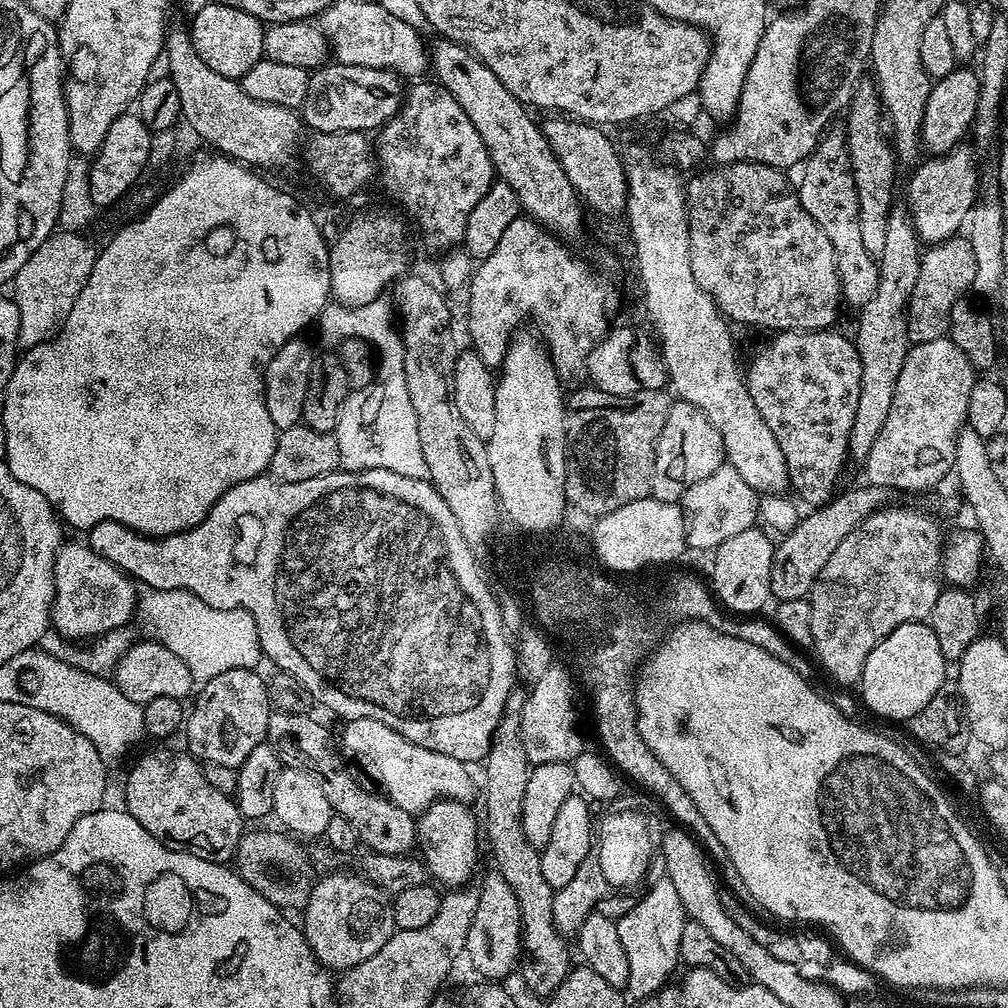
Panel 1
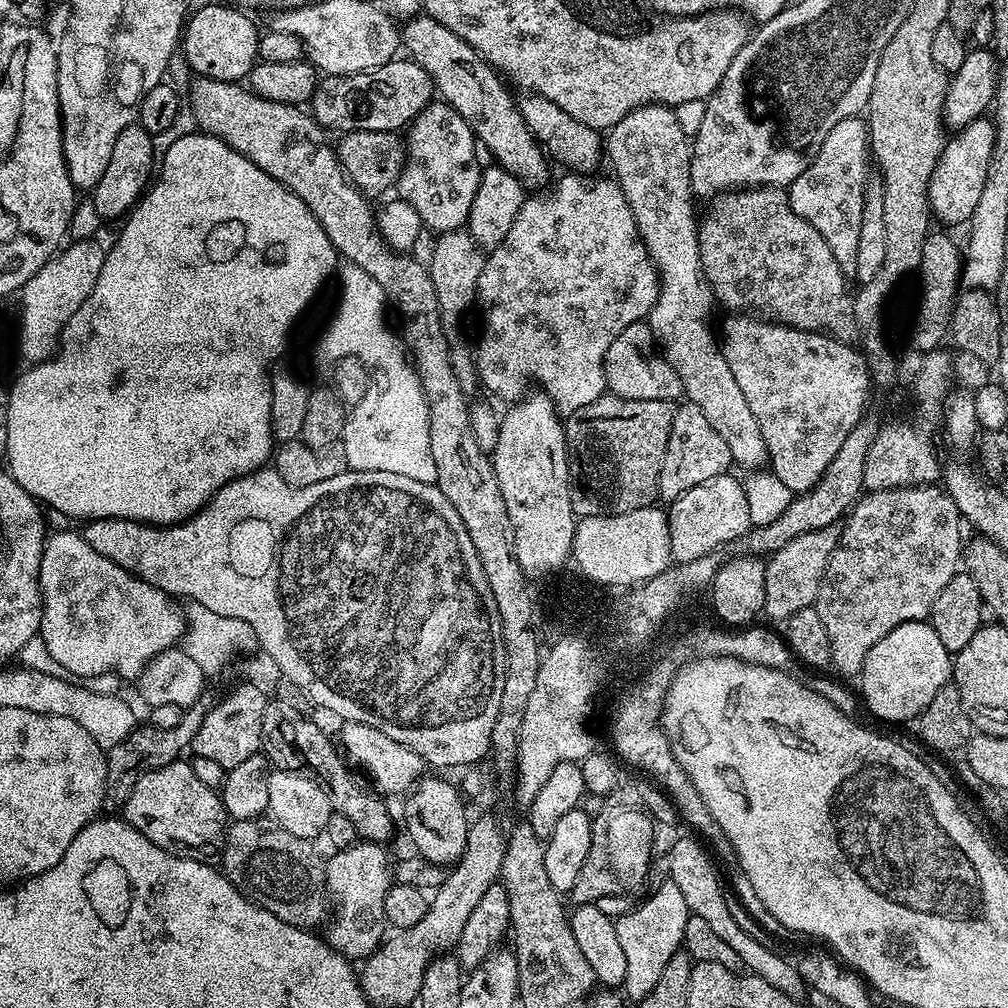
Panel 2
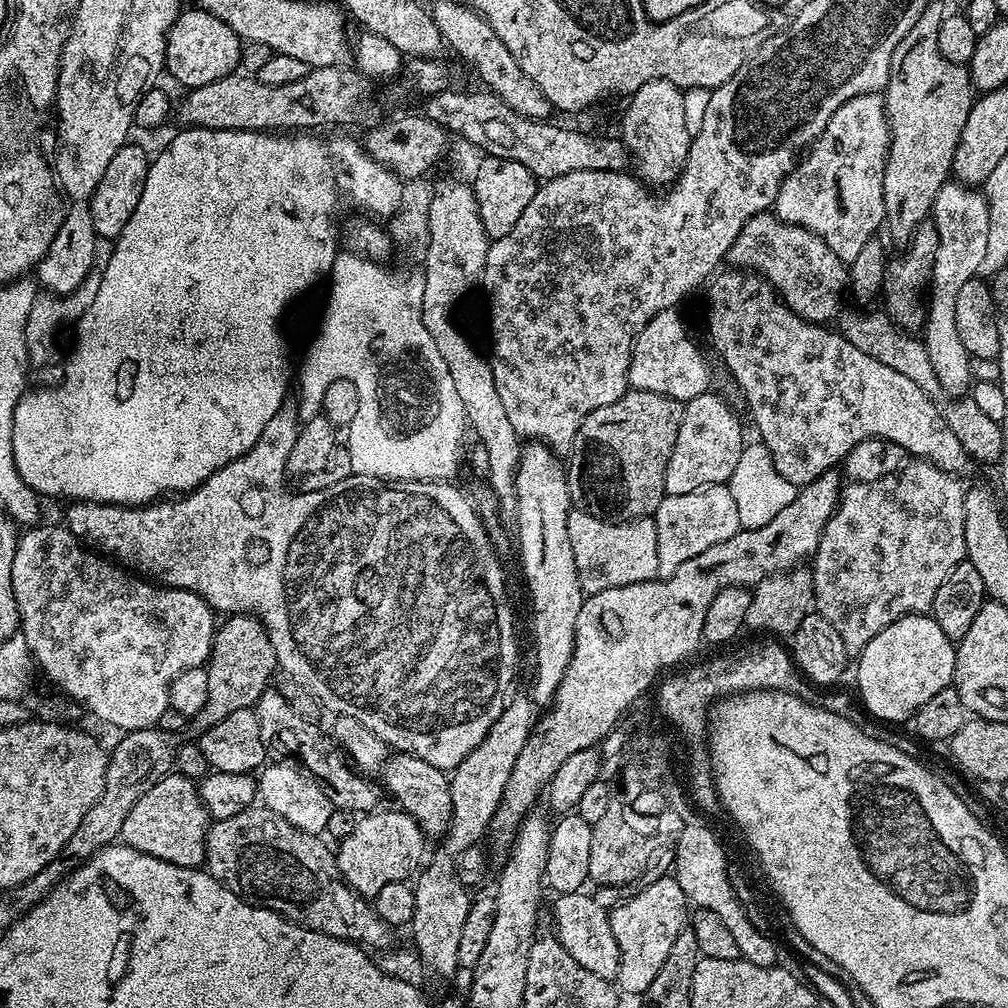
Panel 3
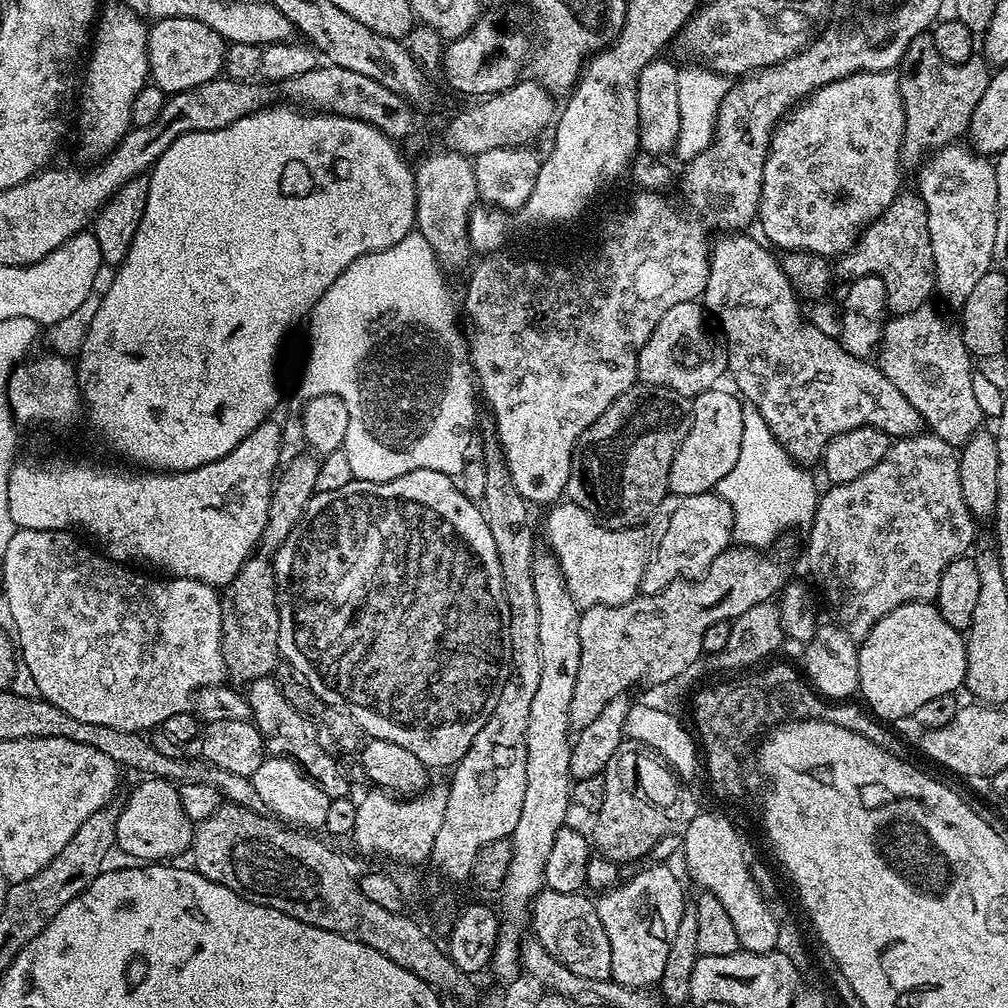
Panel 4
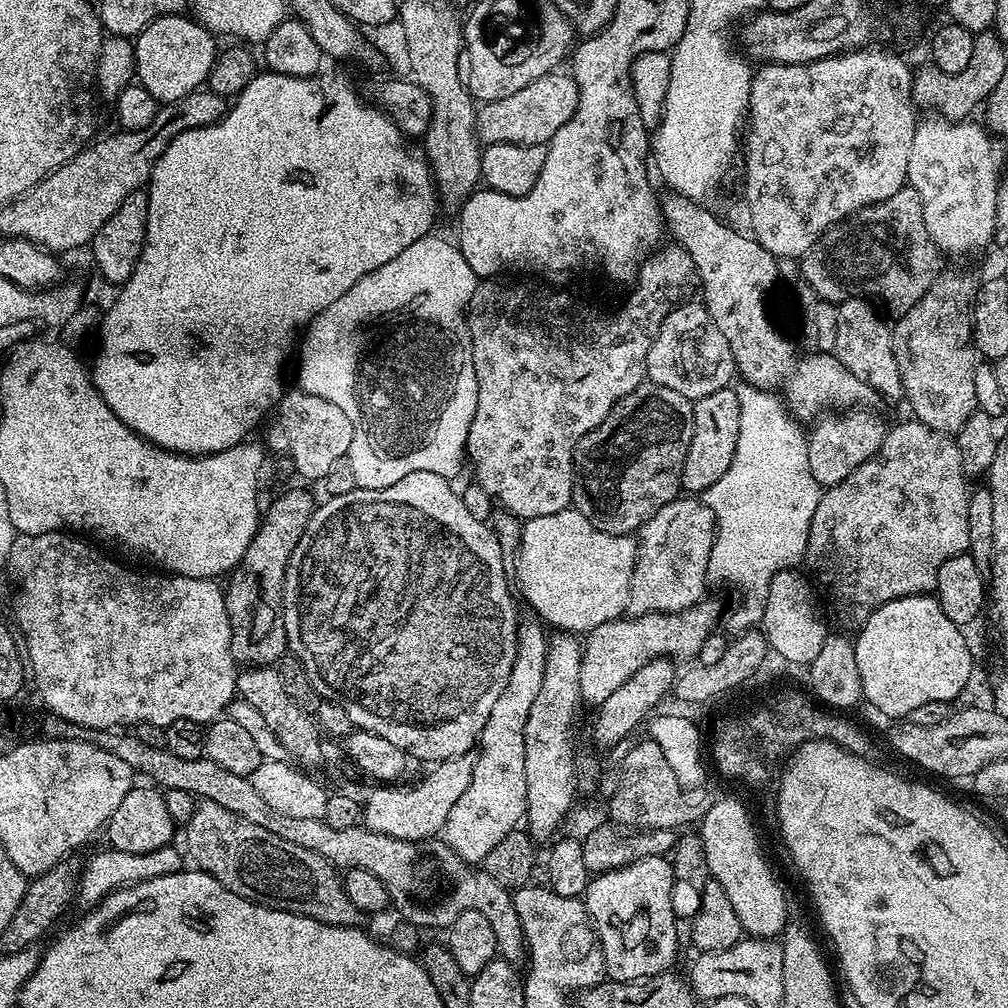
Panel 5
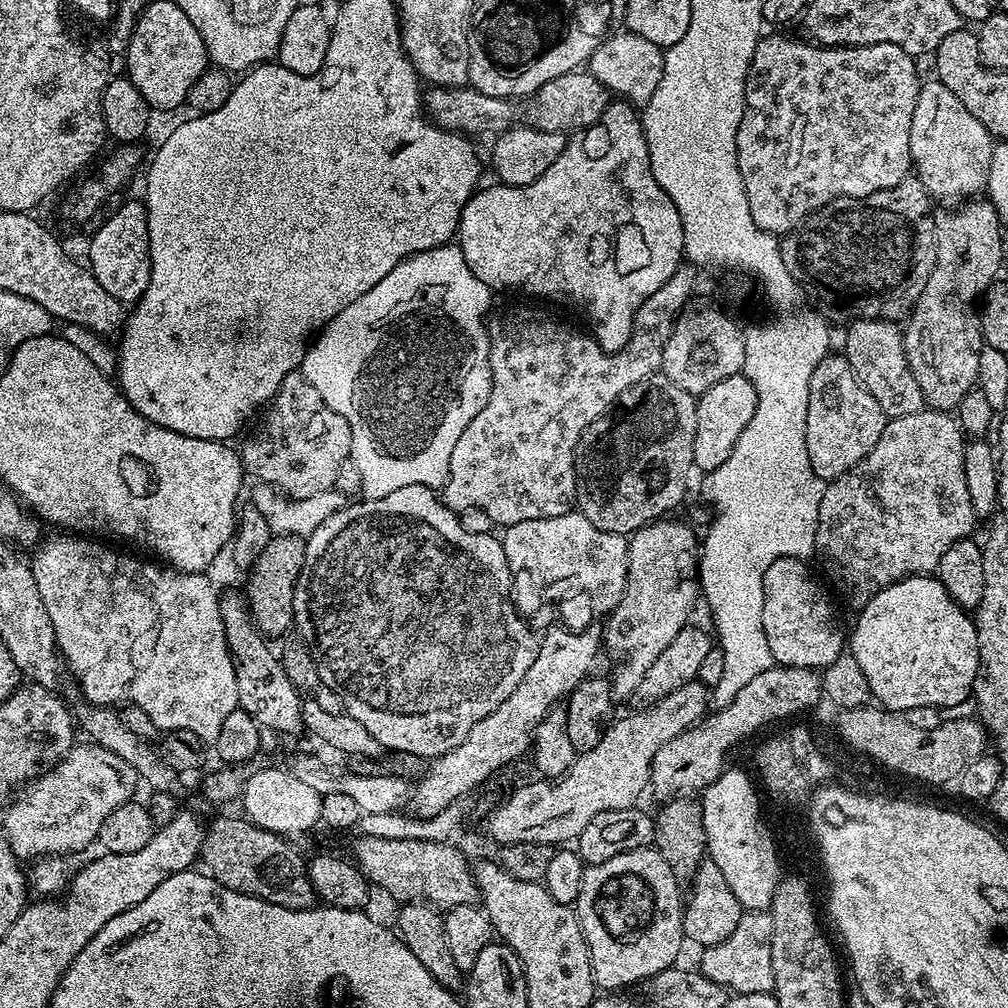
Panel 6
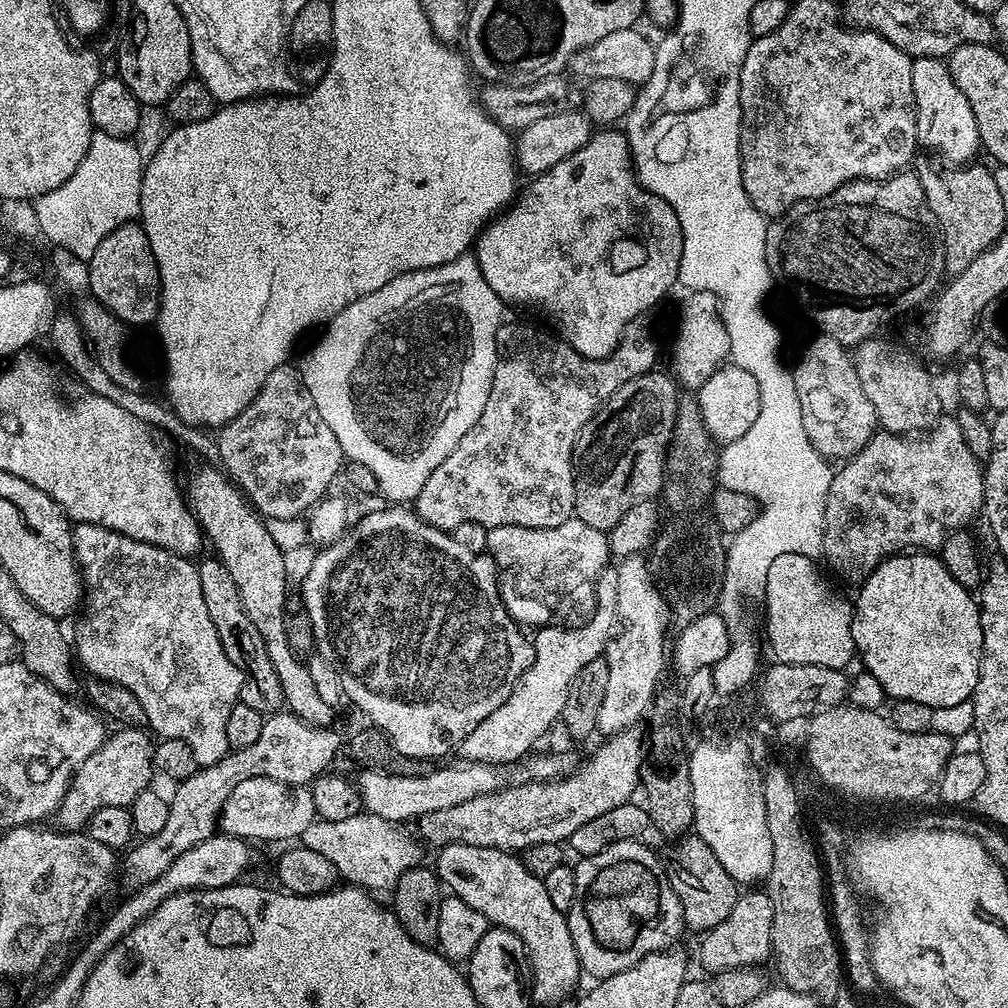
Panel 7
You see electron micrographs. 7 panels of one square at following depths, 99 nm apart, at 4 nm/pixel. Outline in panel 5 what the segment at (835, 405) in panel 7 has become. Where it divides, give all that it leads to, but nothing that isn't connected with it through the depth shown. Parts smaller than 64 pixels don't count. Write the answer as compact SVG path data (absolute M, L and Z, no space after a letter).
M857 406L839 414L825 414L811 428L806 436L810 474L814 474L814 478L824 488L829 488L842 482L842 478L850 478L850 474L854 474L858 466L866 463L880 449L889 425L884 424L883 418L875 416L867 407Z

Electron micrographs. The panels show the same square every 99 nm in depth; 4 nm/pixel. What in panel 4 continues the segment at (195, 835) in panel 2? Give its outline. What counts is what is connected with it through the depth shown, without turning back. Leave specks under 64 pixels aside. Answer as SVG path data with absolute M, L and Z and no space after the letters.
M144 778L141 784L128 796L128 801L123 801L118 822L116 823L116 848L124 851L126 855L133 856L136 862L168 862L179 852L187 853L192 846L192 834L194 822L182 810L179 787L170 780L158 780L155 778Z

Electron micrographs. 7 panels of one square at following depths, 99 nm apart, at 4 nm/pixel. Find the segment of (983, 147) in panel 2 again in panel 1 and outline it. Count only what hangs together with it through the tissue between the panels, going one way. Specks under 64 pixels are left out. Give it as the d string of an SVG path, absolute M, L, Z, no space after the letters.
M964 146L928 159L932 160L926 161L908 182L906 211L912 218L916 235L931 246L949 240L965 227L966 214L970 214L978 199L978 176L976 178L976 164Z

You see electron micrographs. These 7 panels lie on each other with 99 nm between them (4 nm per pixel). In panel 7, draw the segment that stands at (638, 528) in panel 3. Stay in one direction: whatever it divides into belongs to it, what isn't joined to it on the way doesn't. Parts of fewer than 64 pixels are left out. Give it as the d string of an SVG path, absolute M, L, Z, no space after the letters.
M570 519L562 522L562 526L546 526L531 528L530 526L498 526L488 529L487 555L496 562L497 569L510 564L524 568L537 567L580 567L586 575L599 576L610 564L608 538L594 526L586 526L586 522Z

